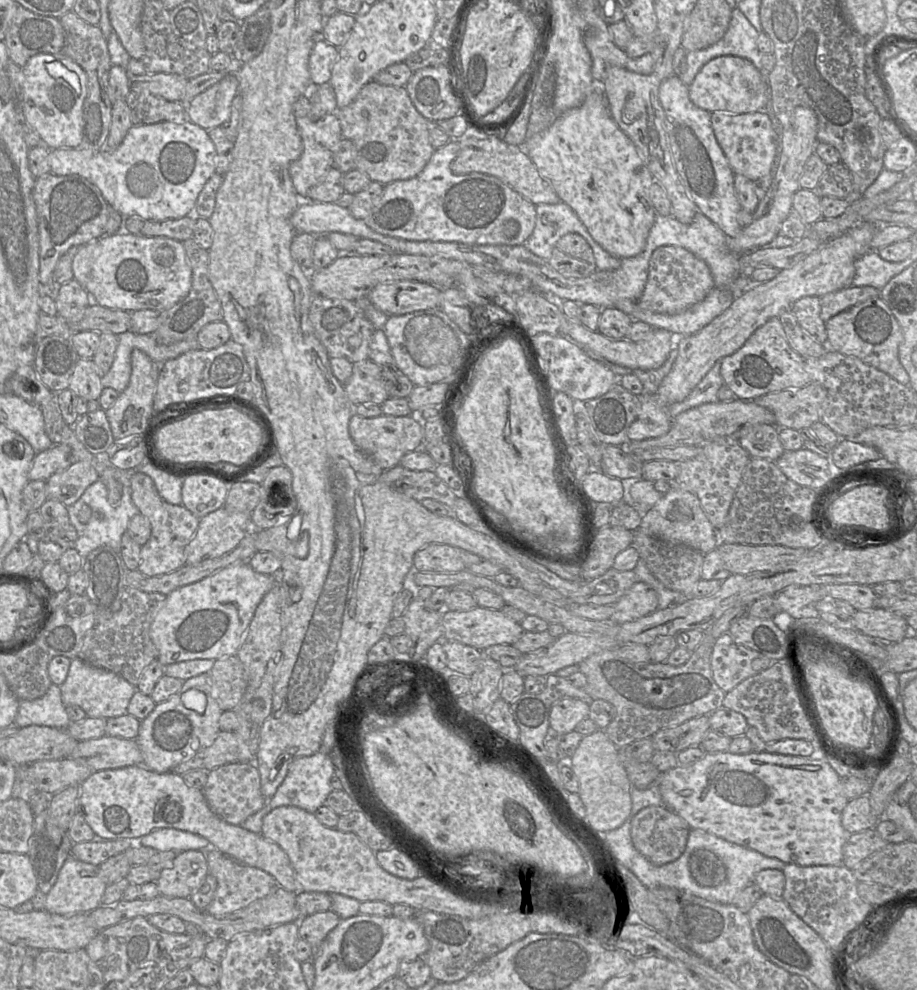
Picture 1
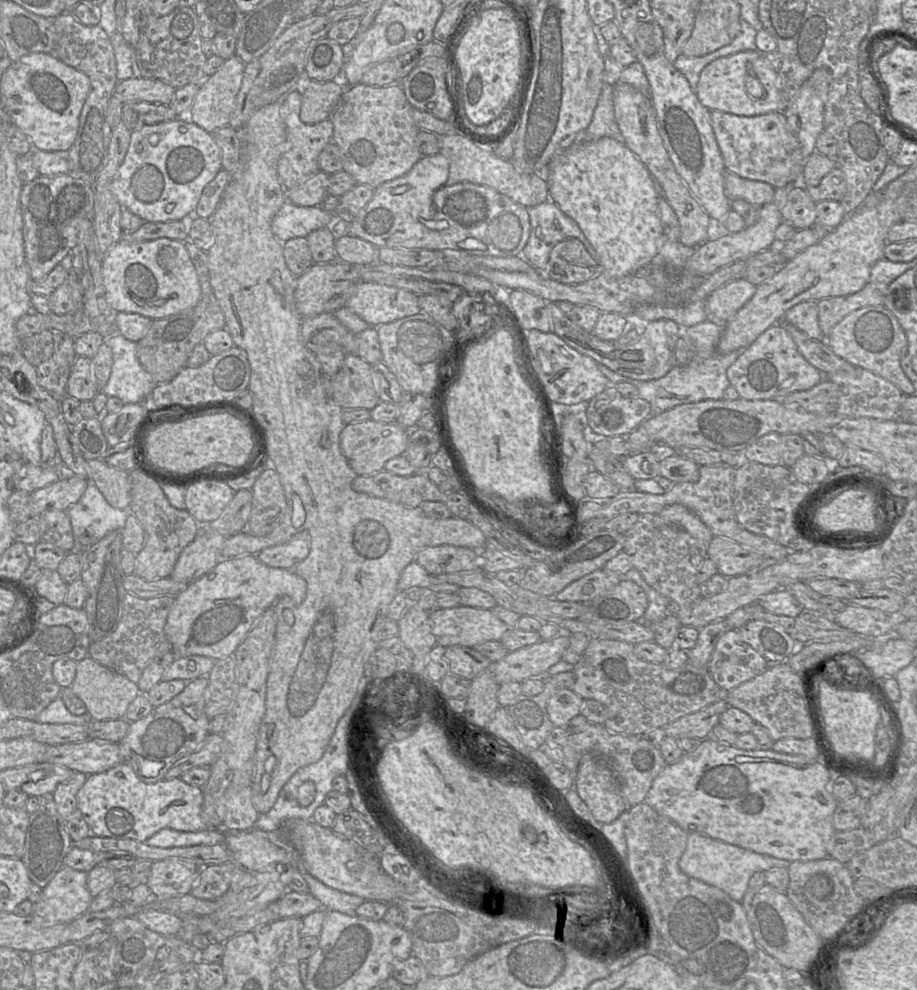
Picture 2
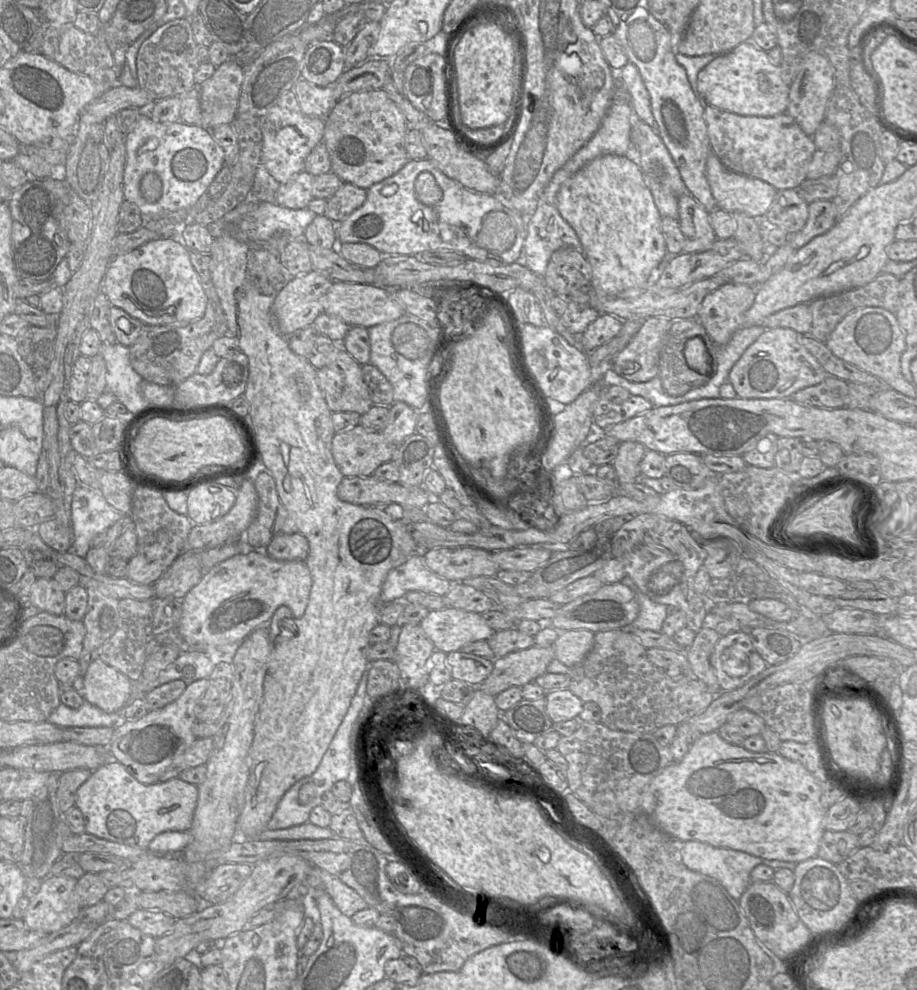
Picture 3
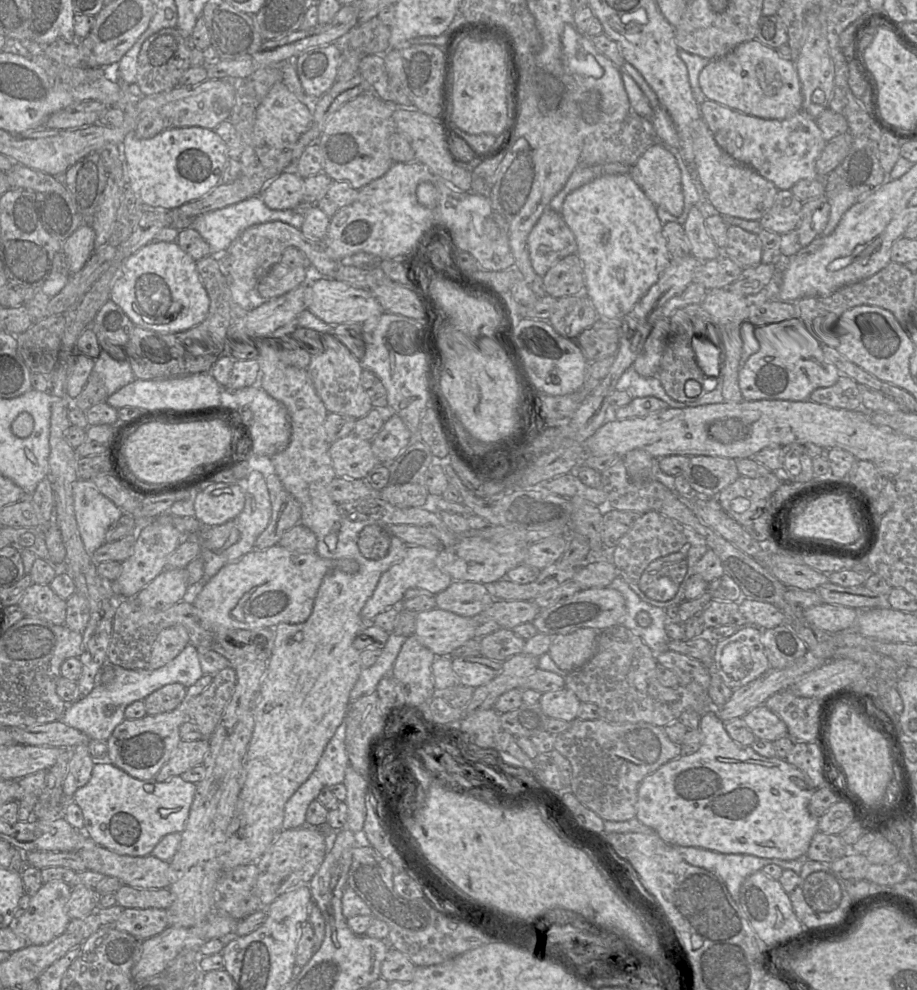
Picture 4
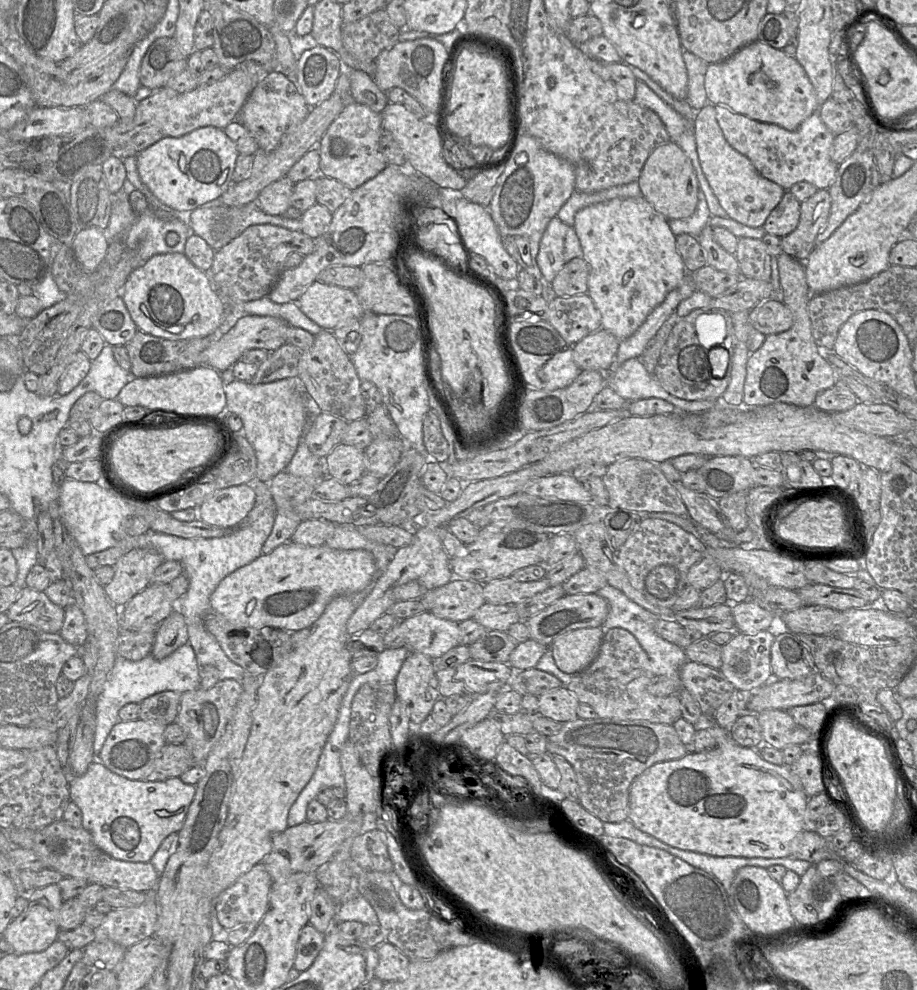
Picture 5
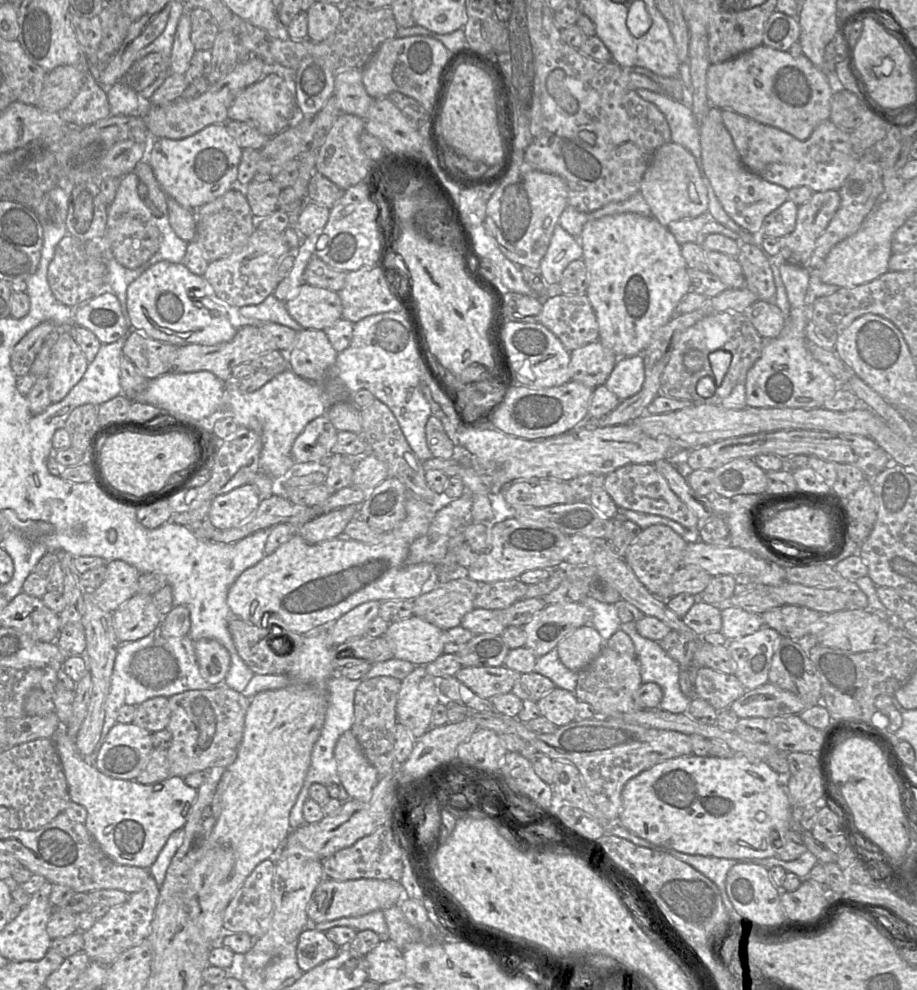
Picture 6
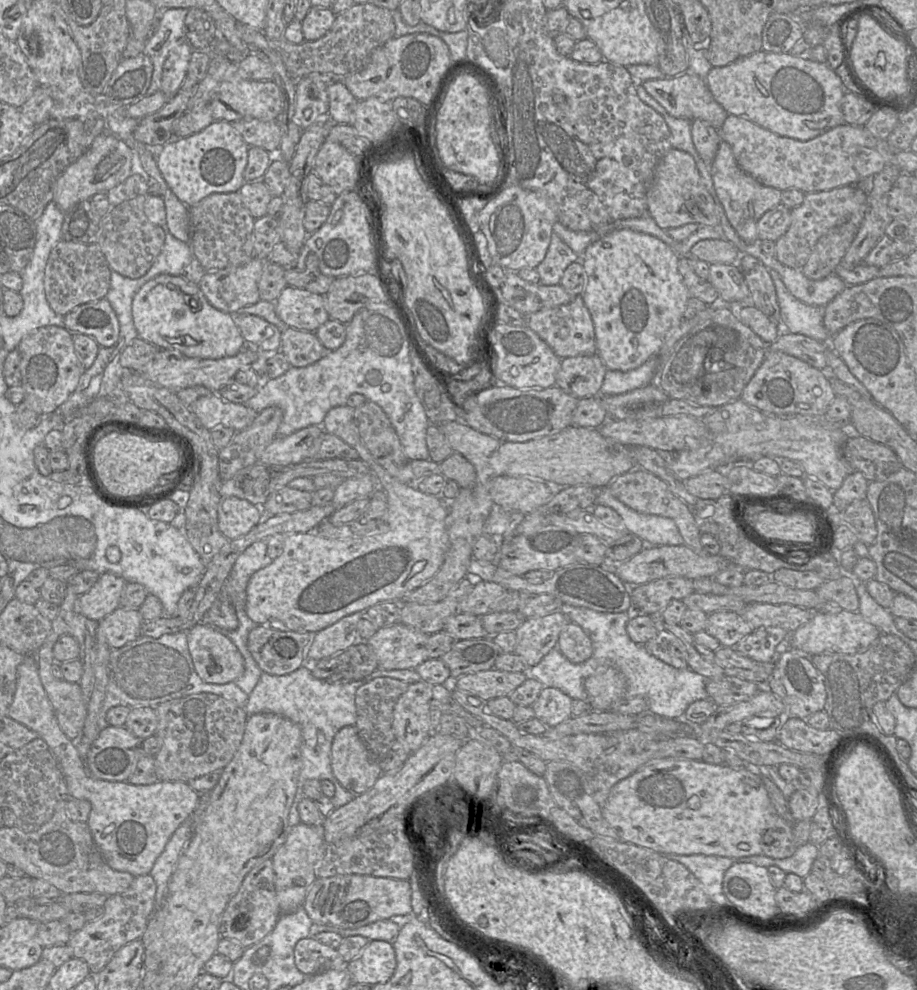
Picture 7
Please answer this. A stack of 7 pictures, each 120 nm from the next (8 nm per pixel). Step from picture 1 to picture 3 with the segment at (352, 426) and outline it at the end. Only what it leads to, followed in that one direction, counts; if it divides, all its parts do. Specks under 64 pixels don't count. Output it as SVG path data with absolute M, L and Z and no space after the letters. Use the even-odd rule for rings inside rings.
M360 424L337 432L332 440L332 454L344 477L371 476L380 465L392 459L394 451L395 446L387 442L381 431L368 430Z

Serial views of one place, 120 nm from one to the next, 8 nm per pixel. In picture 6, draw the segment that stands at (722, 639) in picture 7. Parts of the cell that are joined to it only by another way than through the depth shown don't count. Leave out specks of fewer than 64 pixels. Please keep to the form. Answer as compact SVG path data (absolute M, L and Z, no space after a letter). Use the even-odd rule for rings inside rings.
M720 606L722 627L720 632L728 641L753 634L764 626L760 614L734 606Z

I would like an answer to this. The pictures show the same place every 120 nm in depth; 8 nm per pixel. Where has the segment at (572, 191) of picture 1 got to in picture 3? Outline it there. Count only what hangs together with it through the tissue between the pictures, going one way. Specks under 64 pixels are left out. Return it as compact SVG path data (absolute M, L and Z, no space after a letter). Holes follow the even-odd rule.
M606 154L590 161L562 184L556 207L582 243L584 256L592 267L590 285L598 294L616 296L627 289L654 283L657 267L667 255L662 217L634 160L625 155Z

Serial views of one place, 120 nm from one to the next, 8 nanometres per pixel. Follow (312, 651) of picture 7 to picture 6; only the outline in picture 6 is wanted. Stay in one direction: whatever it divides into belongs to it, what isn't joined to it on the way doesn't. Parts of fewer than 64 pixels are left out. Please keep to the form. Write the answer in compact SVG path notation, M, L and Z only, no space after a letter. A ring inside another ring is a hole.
M368 601L342 615L327 627L330 647L365 636L369 623L379 616L380 601Z

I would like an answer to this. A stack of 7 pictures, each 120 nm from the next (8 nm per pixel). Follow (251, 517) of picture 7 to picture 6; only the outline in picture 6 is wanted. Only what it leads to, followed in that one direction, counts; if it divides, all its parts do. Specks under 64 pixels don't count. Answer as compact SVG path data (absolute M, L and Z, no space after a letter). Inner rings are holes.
M248 483L215 497L210 506L209 519L218 530L227 530L245 523L260 504L258 488Z

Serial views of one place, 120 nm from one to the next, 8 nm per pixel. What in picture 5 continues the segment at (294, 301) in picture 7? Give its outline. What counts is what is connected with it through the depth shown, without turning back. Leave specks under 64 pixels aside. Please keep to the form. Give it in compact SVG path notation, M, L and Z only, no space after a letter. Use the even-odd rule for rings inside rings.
M319 280L314 281L296 302L306 316L328 331L350 320L360 320L366 314L355 290Z

